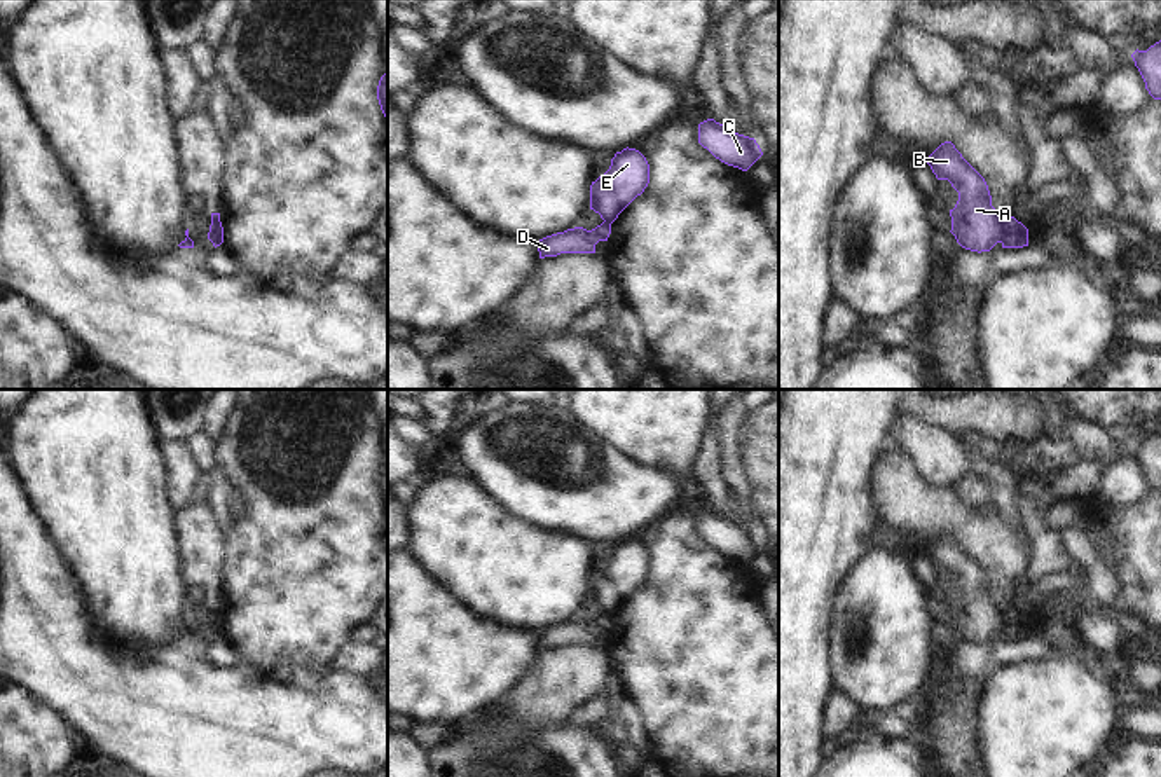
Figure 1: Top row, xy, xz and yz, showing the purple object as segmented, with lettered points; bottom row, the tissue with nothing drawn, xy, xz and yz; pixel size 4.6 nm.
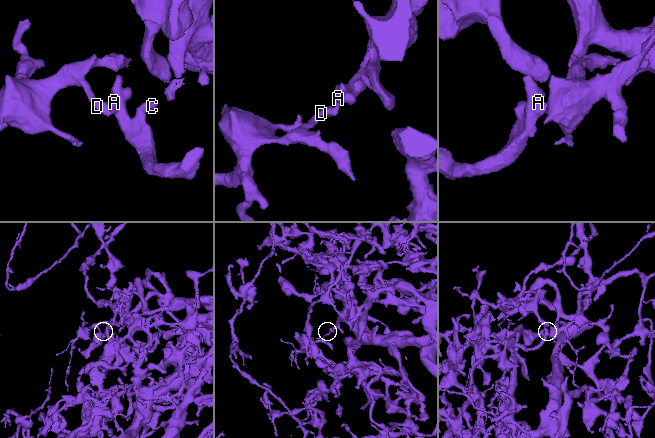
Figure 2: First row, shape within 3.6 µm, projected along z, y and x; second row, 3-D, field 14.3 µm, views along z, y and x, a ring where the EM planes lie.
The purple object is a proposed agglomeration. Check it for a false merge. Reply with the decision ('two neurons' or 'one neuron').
two neurons

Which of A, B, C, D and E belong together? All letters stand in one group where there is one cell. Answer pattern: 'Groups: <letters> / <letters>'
Groups: A B C E / D.

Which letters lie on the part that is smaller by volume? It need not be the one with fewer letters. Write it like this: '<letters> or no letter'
D

